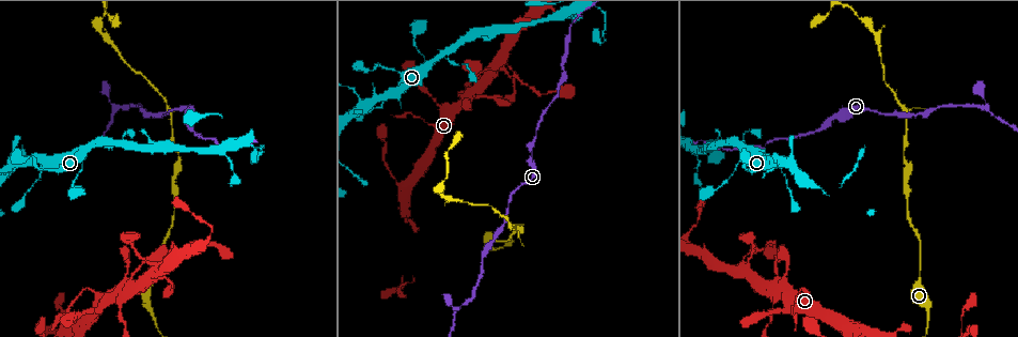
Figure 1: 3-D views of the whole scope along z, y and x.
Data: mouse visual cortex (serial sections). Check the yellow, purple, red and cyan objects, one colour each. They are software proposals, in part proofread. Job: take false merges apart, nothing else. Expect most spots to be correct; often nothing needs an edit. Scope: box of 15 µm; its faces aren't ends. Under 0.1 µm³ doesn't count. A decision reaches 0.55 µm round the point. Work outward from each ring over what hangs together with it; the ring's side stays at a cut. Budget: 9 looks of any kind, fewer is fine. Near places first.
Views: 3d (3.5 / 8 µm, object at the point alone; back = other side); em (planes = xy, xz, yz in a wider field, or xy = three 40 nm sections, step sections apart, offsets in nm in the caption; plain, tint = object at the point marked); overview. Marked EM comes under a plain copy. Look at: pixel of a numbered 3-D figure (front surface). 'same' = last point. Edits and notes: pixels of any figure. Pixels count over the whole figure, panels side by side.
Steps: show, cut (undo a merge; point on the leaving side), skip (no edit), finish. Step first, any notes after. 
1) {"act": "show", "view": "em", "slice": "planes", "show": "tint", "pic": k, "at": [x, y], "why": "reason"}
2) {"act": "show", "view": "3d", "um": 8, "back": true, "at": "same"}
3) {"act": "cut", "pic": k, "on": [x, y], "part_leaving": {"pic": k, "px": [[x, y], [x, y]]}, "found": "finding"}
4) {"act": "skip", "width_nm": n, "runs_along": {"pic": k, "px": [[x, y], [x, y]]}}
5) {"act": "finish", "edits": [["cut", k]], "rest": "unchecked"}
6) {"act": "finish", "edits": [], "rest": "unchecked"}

{"act": "show", "view": "3d", "um": 3.5, "pic": 1, "at": [116, 108], "why": "abrupt turn"}

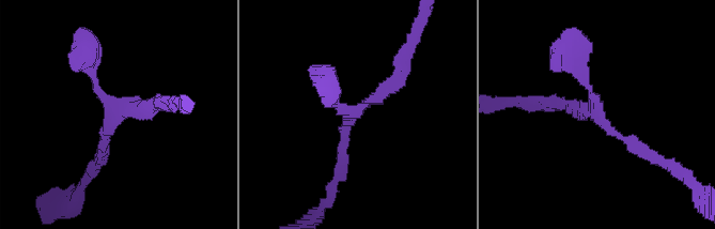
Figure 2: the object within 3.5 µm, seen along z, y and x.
{"act": "show", "view": "em", "slice": "planes", "show": "tint", "pic": 2, "at": [121, 114]}

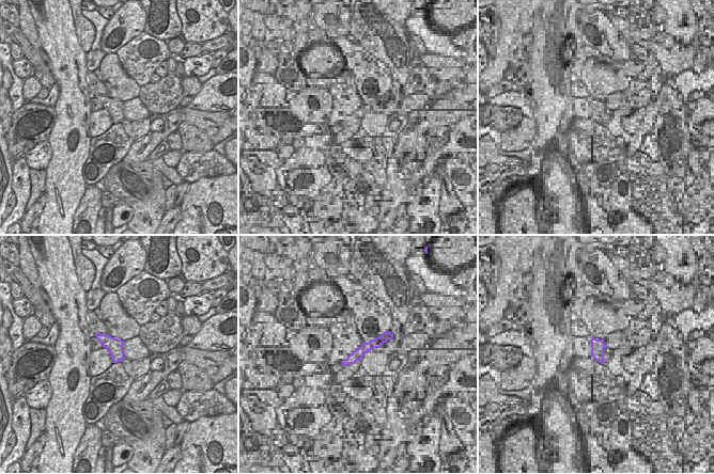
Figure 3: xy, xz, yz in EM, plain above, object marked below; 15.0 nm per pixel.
{"act": "show", "view": "em", "slice": "xy", "step": 2, "show": "tint", "at": "same"}

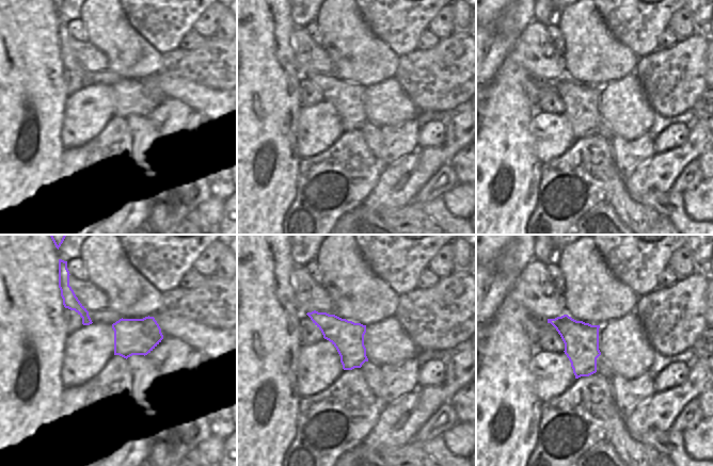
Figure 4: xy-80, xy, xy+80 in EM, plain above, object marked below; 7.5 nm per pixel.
{"act": "skip", "runs_along": {"pic": 2, "px": [[167, 103], [121, 113], [97, 90], [91, 57]]}, "found": "one cell here"}

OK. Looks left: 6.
{"act": "show", "view": "3d", "um": 3.5, "pic": 1, "at": [606, 22], "why": "narrows sharply"}

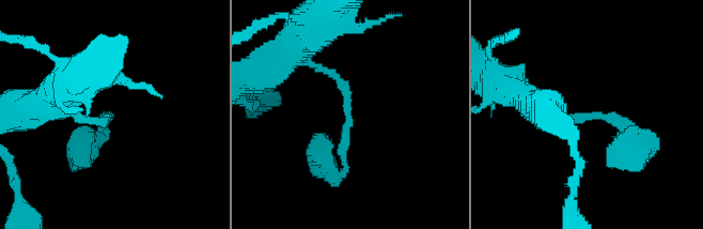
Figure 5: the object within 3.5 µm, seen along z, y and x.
{"act": "skip", "runs_along": {"pic": 5, "px": [[539, 116], [620, 119], [618, 152]]}, "found": "one cell here"}

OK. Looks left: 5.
{"act": "show", "view": "3d", "um": 3.5, "back": true, "pic": 1, "at": [780, 286], "why": "arms run side by side"}

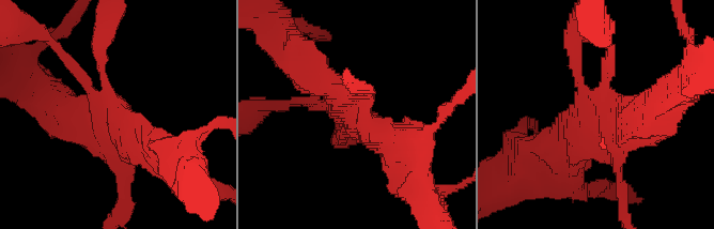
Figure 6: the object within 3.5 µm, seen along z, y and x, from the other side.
{"act": "show", "view": "em", "slice": "planes", "show": "tint", "pic": 6, "at": [352, 111], "why": "need the tissue"}

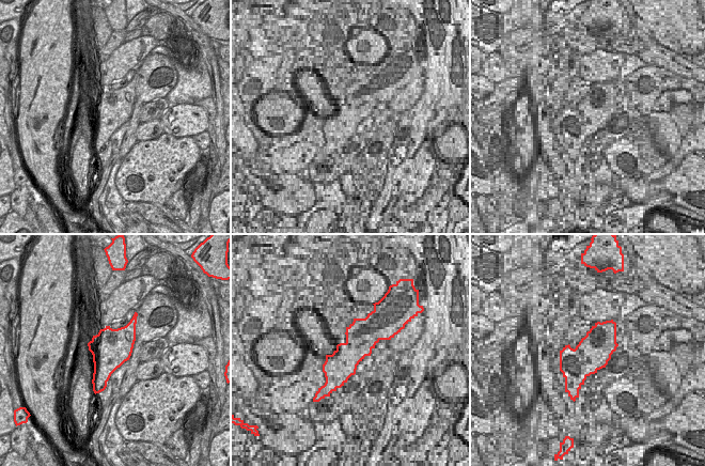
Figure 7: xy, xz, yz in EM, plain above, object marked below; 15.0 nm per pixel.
{"act": "skip", "found": "continuous, no second cell"}

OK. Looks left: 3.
{"act": "show", "view": "3d", "um": 3.5, "pic": 1, "at": [747, 254], "why": "a narrow waist"}

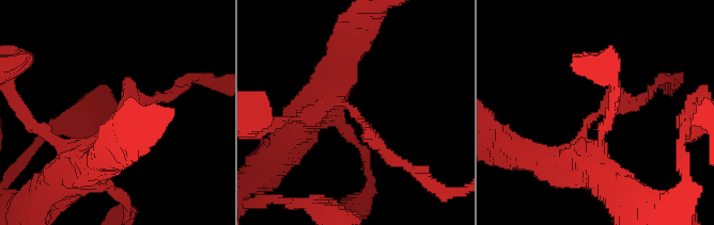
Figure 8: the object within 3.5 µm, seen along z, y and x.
{"act": "skip", "runs_along": {"pic": 8, "px": [[330, 90], [409, 165]]}, "found": "continuous, no second cell"}

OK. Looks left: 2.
{"act": "finish", "edits": [], "rest": "unchecked"}

